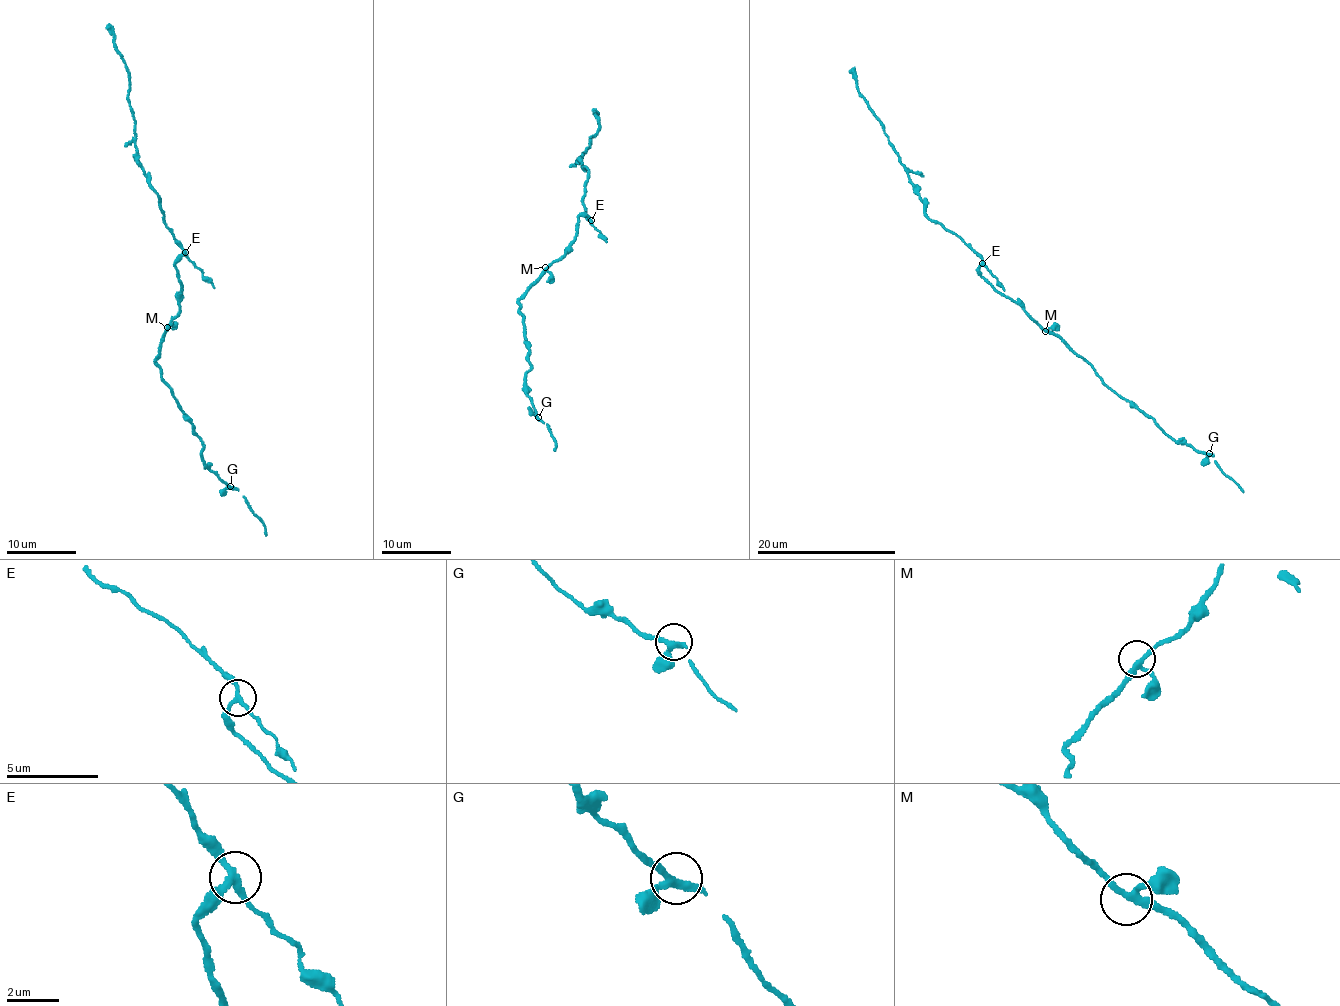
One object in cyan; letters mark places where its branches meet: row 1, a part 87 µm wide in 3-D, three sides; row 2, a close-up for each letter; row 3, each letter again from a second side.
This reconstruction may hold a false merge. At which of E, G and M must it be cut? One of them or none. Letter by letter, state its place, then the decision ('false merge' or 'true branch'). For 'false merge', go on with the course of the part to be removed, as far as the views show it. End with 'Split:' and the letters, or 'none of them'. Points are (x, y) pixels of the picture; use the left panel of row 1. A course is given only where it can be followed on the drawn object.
E: place (185, 252); false merge; course (184, 252), (214, 288)
G: place (230, 486); true branch
M: place (167, 327); true branch
Split: E

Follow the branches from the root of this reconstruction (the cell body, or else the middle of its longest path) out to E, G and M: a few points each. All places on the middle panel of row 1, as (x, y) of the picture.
E: (565, 250), (574, 240), (579, 216), (586, 216), (590, 220)
G: (565, 250), (528, 289), (518, 311), (523, 316), (531, 365), (525, 393), (538, 417)
M: (565, 250), (564, 255), (545, 267)

